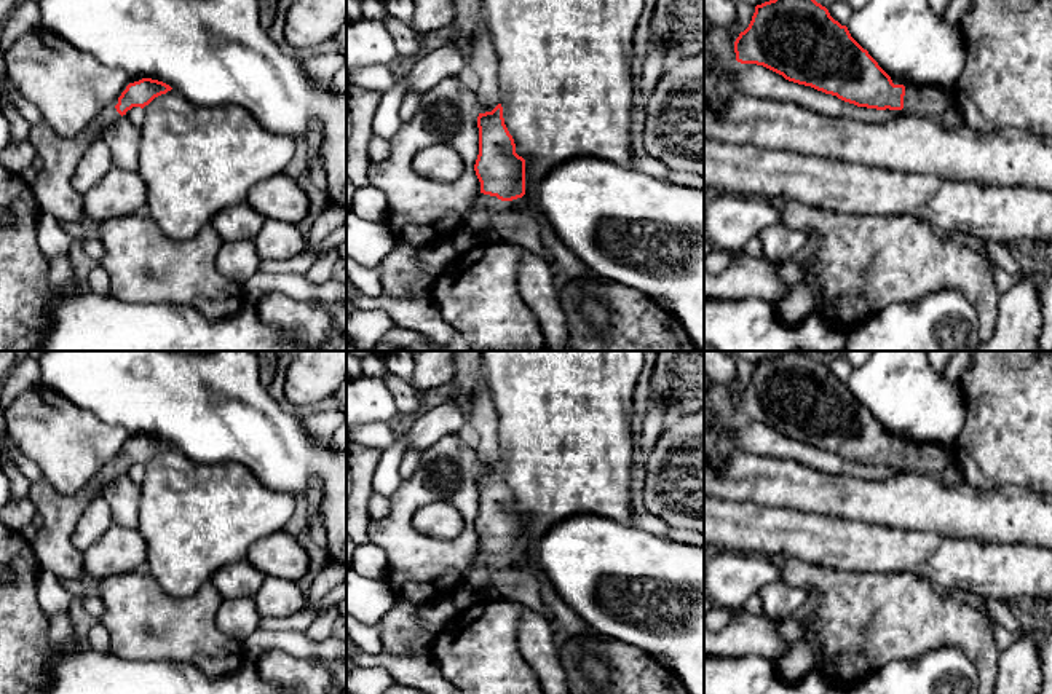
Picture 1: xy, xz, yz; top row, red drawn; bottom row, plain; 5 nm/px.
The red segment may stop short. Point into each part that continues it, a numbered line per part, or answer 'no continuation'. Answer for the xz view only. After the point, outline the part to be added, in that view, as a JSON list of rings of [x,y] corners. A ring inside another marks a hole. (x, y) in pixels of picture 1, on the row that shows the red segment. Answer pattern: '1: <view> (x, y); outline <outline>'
1: xz (490, 216); outline [[[481,193],[473,211],[465,217],[463,231],[481,233],[490,239],[506,241],[546,258],[541,243],[541,227],[527,211],[514,201],[501,201],[496,196]]]

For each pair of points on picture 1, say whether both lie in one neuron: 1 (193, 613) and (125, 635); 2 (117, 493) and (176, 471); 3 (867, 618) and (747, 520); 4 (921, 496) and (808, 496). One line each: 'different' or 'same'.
1: same
2: different
3: different
4: same

